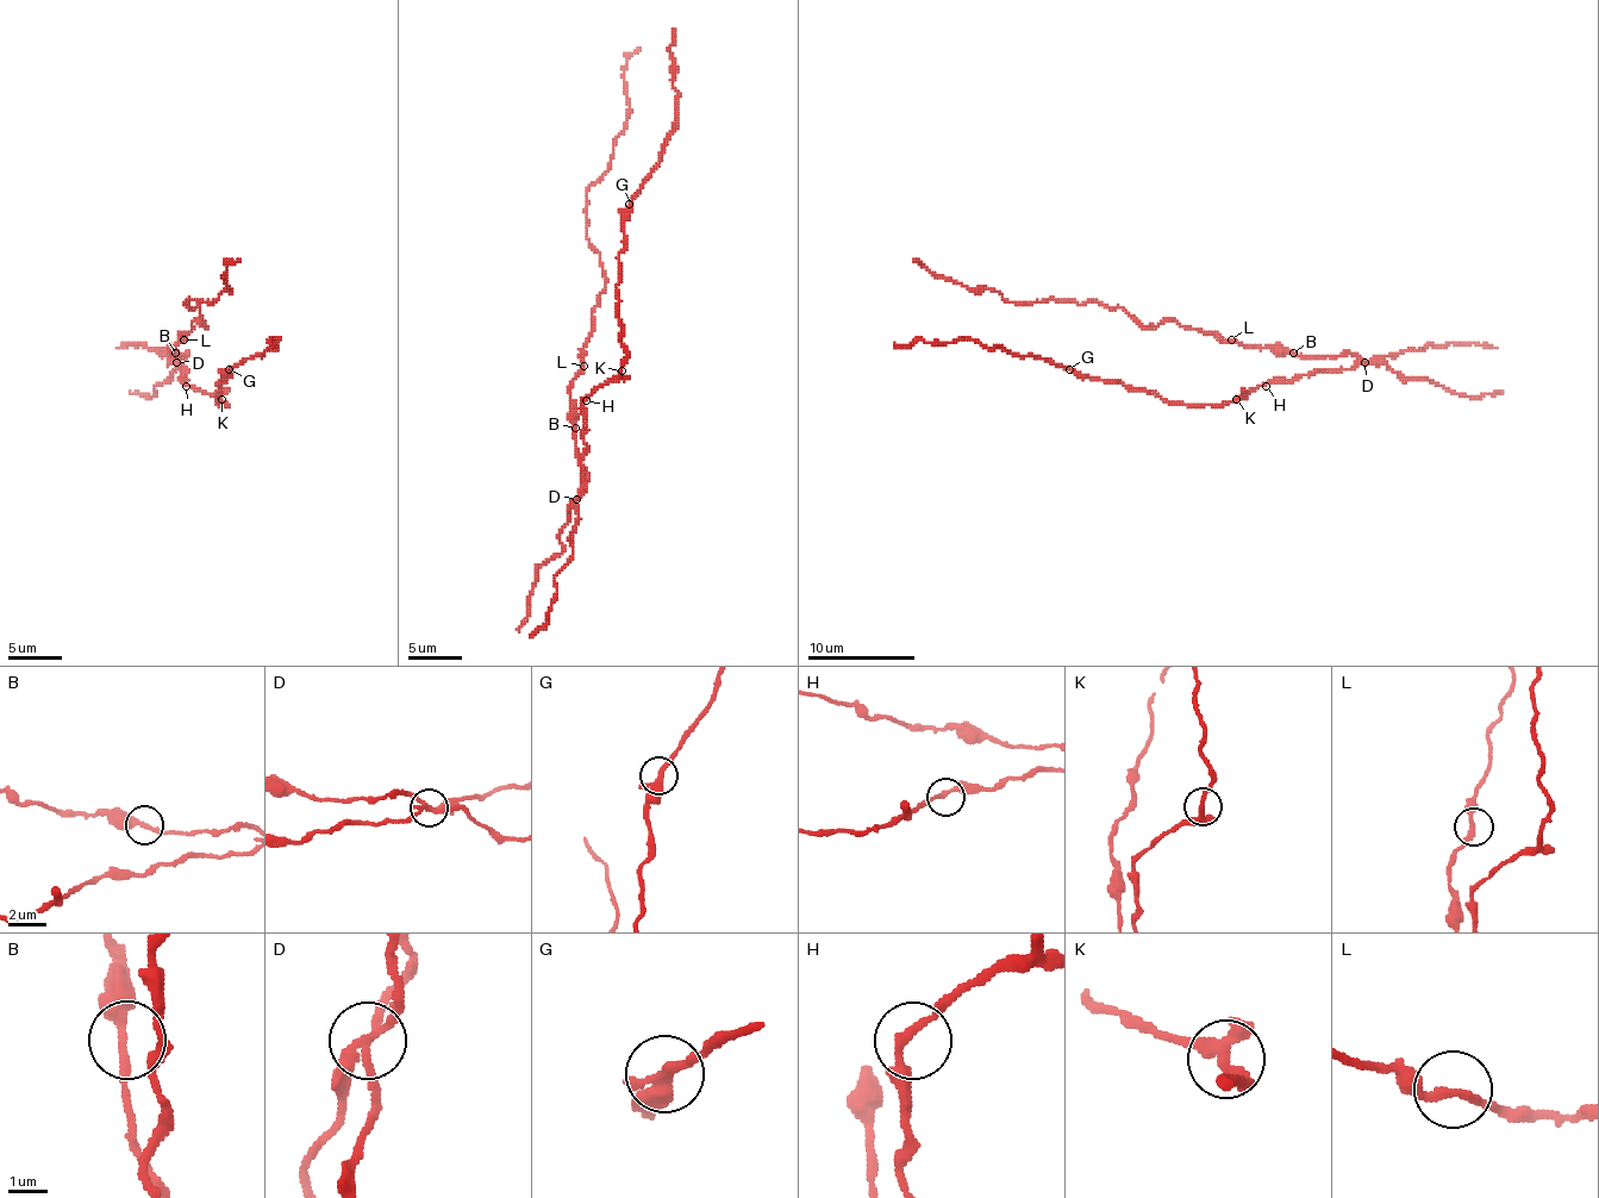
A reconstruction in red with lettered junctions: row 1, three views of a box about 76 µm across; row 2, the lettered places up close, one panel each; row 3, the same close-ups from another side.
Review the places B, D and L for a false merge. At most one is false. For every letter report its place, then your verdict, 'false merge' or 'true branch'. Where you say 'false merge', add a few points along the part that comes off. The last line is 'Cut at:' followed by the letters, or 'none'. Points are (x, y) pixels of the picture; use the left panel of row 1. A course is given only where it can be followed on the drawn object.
B: place (175, 353); true branch
D: place (176, 362); false merge; course (175, 361), (183, 380), (226, 404), (218, 401), (222, 380), (275, 342)
L: place (183, 339); true branch
Cut at: D

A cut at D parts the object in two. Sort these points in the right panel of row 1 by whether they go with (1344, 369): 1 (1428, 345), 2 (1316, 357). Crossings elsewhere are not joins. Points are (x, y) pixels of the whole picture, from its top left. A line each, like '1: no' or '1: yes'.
1: yes
2: no

